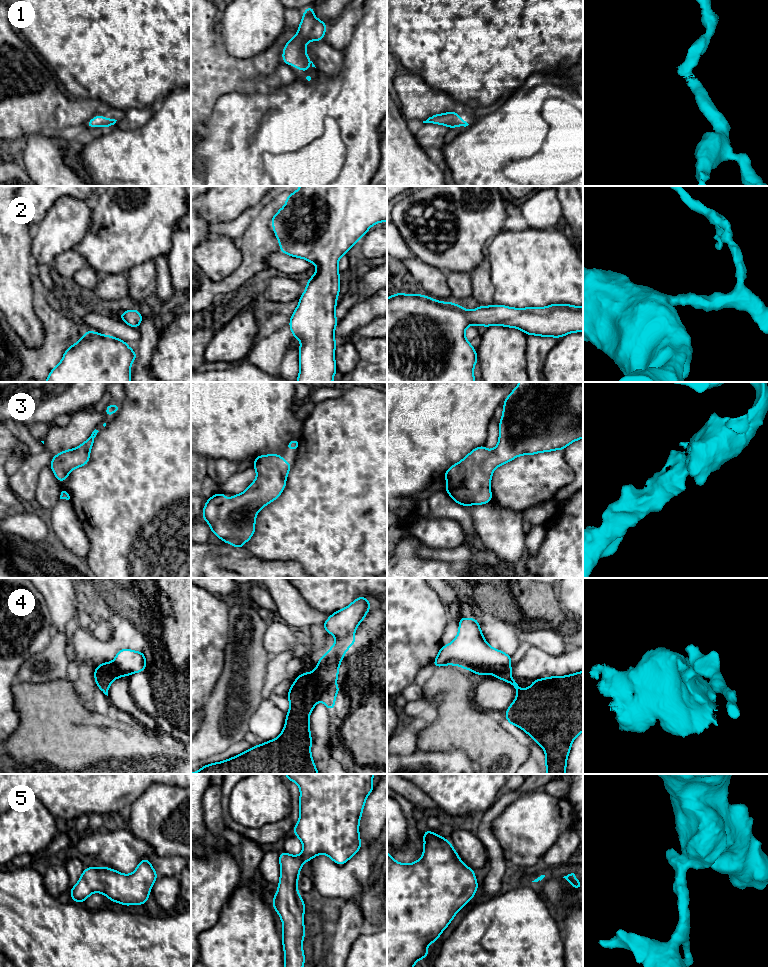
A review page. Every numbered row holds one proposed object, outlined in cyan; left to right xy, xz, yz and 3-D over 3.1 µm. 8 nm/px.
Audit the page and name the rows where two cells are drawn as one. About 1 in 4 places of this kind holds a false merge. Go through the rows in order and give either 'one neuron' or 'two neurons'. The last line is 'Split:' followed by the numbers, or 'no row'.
1: one neuron
2: one neuron
3: one neuron
4: two neurons
5: one neuron
Split: 4

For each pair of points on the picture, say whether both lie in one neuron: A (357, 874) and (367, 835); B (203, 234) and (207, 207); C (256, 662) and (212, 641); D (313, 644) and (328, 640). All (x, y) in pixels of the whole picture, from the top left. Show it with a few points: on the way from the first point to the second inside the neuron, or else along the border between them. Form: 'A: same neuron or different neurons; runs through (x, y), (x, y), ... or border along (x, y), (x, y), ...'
A: different neurons; border along (376, 838), (361, 848)
B: different neurons; border along (201, 217), (208, 224)
C: different neurons; border along (228, 624), (228, 641), (221, 670)
D: same neuron; runs through (317, 642), (324, 640)

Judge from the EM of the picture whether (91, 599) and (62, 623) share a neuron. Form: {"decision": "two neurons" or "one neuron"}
{"decision": "two neurons"}

